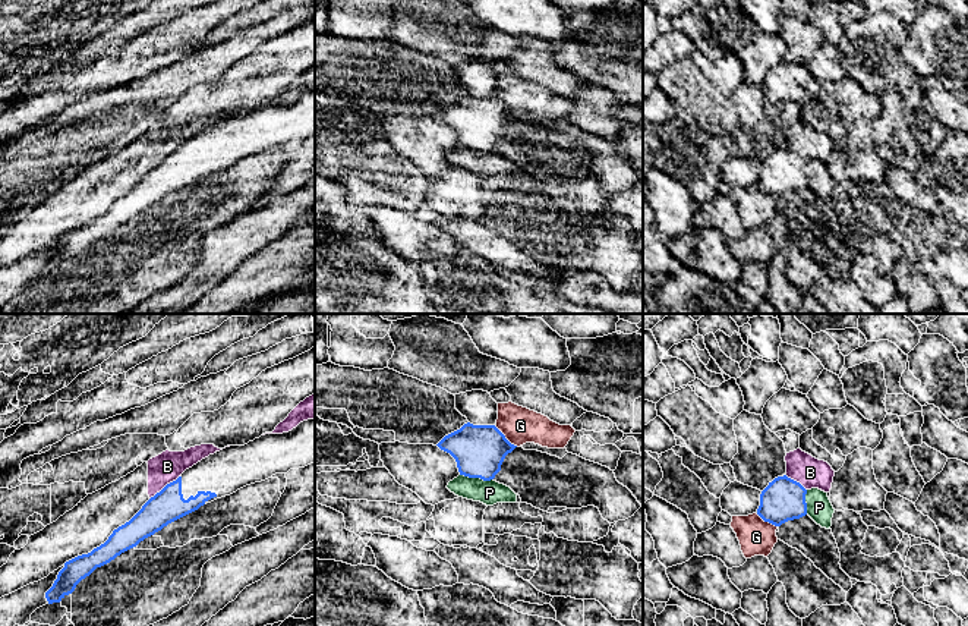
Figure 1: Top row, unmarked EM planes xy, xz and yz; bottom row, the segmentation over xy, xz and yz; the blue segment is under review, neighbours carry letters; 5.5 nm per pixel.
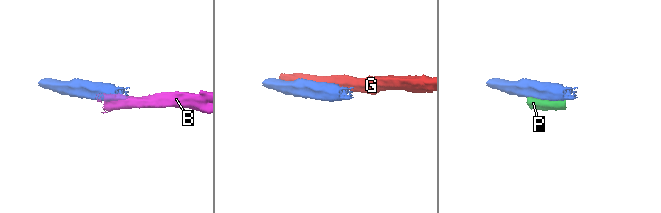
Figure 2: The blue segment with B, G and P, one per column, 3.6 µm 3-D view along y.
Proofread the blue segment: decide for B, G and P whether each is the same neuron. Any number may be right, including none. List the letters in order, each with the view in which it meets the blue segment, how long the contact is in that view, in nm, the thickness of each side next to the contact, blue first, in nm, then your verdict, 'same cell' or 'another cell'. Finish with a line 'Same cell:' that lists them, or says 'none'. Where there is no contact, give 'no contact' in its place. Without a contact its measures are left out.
B: contact in xy; length 220 nm; calibres 180 and 160 nm; another cell
G: contact in xz; length 180 nm; calibres 280 and 200 nm; another cell
P: contact in xz; length 190 nm; calibres 280 and 140 nm; another cell
Same cell: none

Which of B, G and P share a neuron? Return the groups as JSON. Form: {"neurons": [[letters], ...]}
{"neurons": [["B"], ["G"], ["P"]]}

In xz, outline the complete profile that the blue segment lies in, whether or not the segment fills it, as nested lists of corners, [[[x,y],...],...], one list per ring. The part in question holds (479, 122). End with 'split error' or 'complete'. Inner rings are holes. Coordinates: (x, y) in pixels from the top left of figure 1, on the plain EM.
[[[470,94],[445,107],[436,117],[455,130],[460,147],[483,152],[494,151],[505,128],[517,119],[495,97]]]; complete

